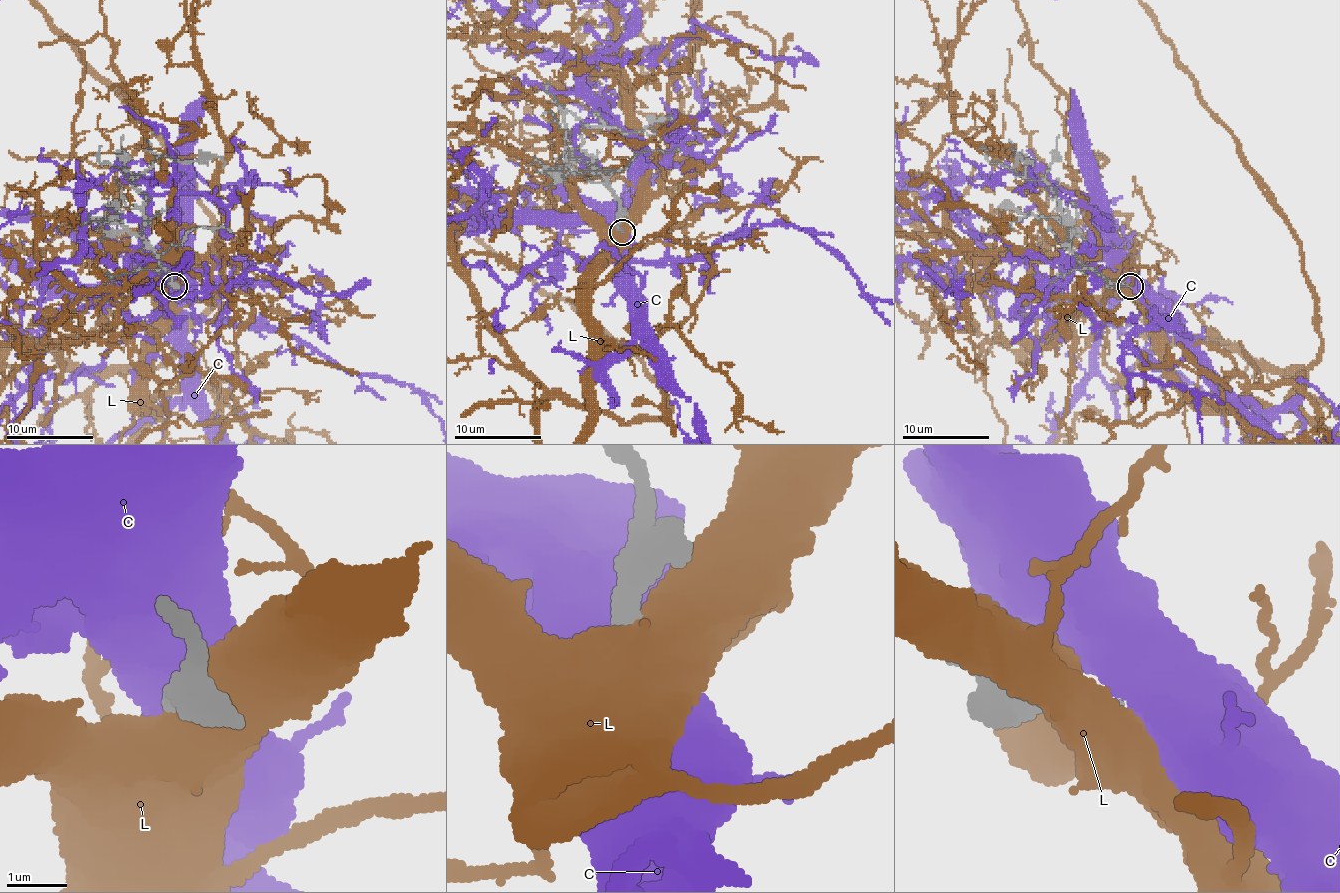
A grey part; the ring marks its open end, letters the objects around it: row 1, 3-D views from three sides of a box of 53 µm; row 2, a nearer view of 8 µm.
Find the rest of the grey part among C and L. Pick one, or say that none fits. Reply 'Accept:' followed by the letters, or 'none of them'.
Accept: none of them

